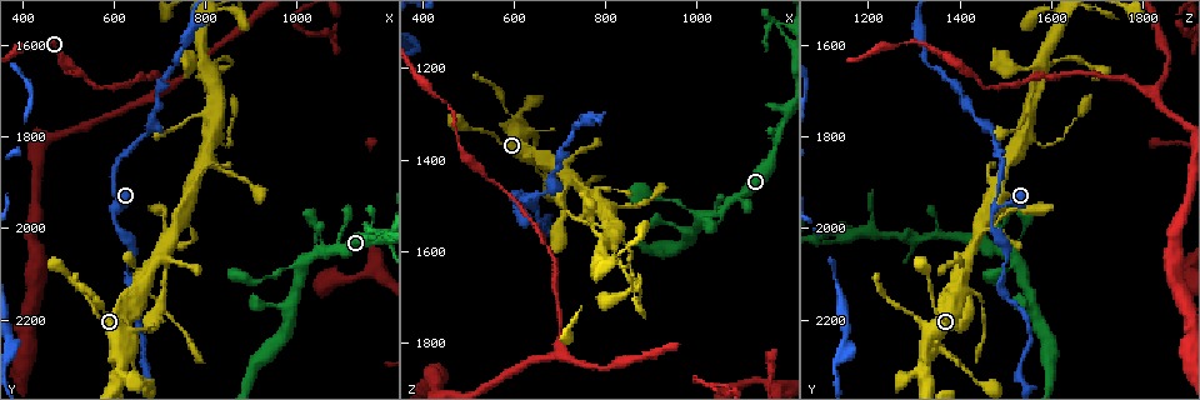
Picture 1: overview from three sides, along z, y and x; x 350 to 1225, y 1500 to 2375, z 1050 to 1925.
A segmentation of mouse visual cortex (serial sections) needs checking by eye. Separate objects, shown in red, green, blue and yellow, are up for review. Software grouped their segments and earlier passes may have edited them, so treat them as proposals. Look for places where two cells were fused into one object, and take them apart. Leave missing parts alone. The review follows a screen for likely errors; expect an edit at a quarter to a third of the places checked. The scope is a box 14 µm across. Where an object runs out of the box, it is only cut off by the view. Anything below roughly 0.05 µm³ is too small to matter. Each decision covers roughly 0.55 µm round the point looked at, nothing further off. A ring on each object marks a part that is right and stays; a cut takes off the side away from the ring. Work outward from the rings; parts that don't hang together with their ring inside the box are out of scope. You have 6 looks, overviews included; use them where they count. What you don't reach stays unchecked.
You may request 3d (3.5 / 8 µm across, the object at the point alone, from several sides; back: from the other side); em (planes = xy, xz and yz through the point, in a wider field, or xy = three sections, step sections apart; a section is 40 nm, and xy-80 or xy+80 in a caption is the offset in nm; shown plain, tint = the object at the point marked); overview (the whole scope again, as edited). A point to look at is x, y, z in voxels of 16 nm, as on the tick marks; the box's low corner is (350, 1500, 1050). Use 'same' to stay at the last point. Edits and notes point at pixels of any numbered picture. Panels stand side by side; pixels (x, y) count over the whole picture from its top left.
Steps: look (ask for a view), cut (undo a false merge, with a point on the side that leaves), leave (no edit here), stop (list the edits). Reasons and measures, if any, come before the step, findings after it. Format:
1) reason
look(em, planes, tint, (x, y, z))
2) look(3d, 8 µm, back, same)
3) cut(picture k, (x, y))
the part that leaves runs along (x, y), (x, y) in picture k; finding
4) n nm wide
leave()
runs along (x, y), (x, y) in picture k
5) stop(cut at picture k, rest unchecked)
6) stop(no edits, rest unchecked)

look(3d, 3.5 µm, (605, 1955, 1485))

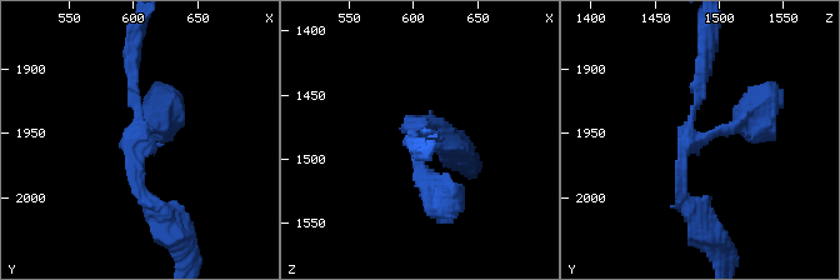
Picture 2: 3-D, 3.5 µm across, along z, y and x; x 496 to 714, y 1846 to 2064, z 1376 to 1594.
3 arms; arms of 150, 200, 300 nm
look(em, xy, step 1, tint, (606, 1954, 1476))

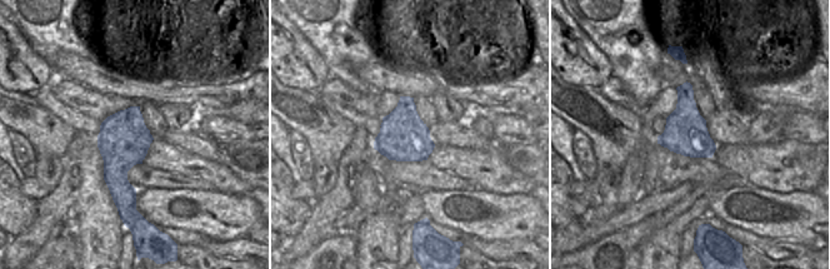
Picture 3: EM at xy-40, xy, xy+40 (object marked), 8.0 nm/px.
400 nm wide
cut(picture 2, (136, 178))
the part that leaves runs along (138, 135), (138, 39) in picture 2; two cells meet here

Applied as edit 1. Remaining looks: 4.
look(overview)

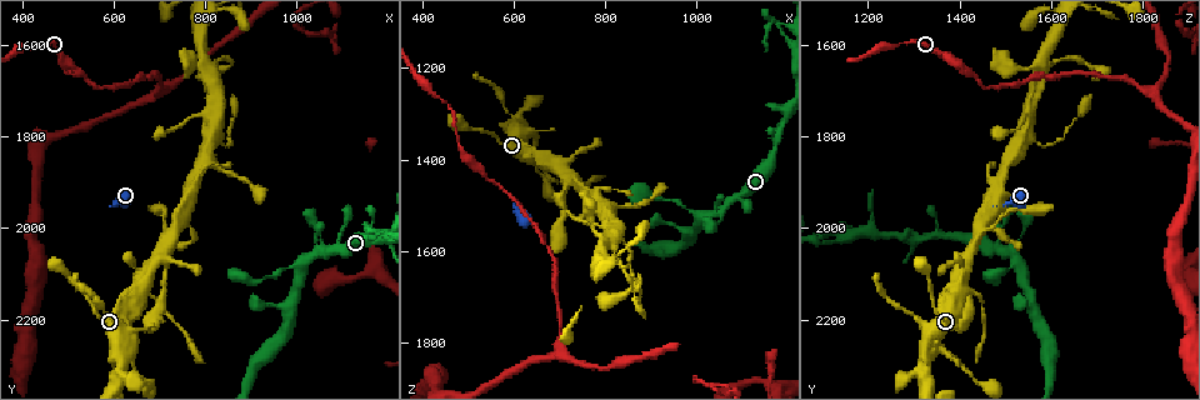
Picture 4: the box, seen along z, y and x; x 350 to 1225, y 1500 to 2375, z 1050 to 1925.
look(3d, 8 µm, (665, 2120, 1400))

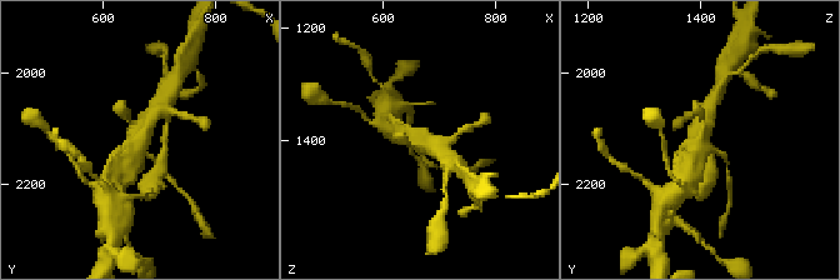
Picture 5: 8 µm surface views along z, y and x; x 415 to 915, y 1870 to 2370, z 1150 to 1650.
look(3d, 3.5 µm, back, (665, 2120, 1395))

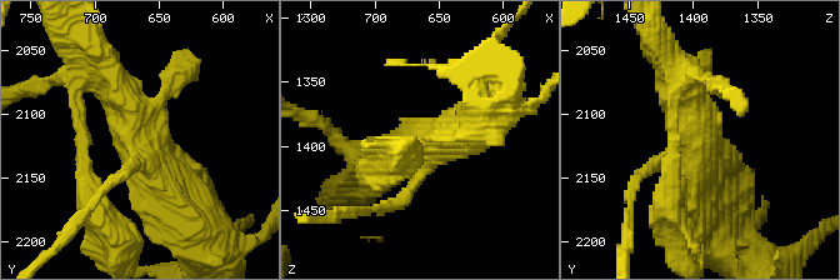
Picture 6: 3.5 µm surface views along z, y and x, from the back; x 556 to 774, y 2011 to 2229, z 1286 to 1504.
look(em, xy, step 5, tint, (664, 2120, 1396))

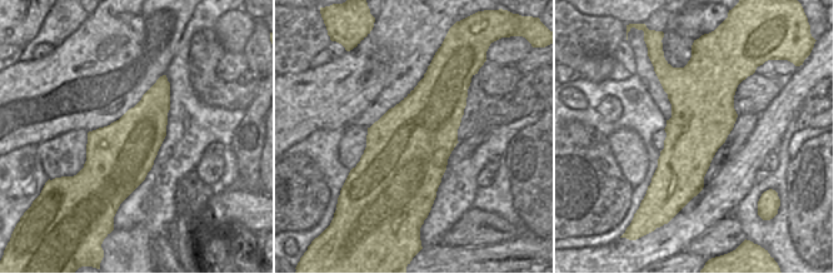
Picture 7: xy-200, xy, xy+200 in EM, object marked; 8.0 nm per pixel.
leave()
runs along (199, 224), (149, 165), (110, 89) in picture 6; one cell here

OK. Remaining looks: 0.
stop(cut at picture 2, rest unchecked)

